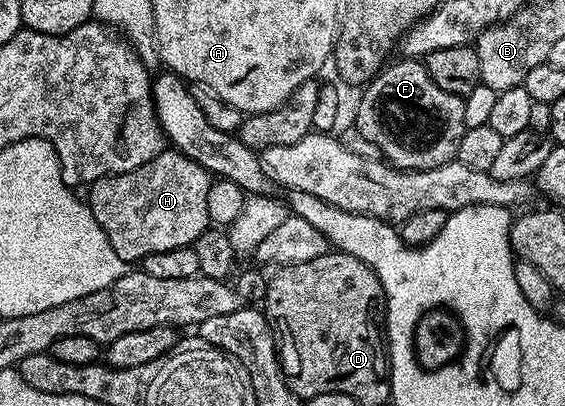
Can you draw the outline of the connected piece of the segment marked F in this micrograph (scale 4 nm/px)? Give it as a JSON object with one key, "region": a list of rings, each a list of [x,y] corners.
{"region":[[[398,58],[393,62],[387,63],[383,67],[382,71],[370,81],[369,84],[365,85],[364,91],[366,92],[362,96],[362,101],[358,104],[358,113],[352,118],[353,123],[357,125],[360,133],[364,134],[365,138],[368,138],[373,145],[378,146],[382,151],[383,157],[393,167],[400,168],[408,172],[419,172],[420,170],[428,170],[429,168],[435,168],[441,164],[451,163],[458,155],[458,147],[460,146],[460,138],[464,138],[467,126],[464,122],[464,99],[463,97],[457,96],[456,94],[448,94],[448,90],[440,90],[440,86],[436,86],[436,82],[432,82],[432,78],[428,74],[425,63],[418,58]]]}

